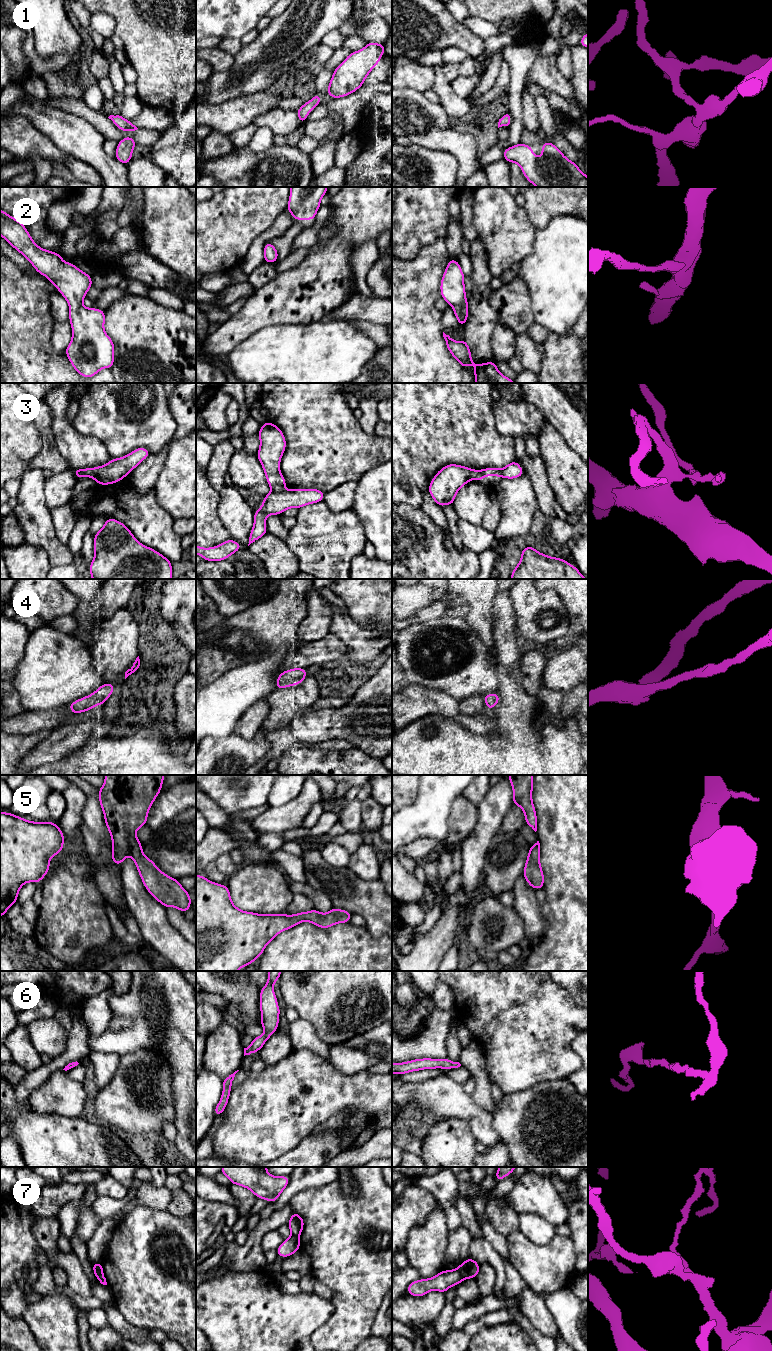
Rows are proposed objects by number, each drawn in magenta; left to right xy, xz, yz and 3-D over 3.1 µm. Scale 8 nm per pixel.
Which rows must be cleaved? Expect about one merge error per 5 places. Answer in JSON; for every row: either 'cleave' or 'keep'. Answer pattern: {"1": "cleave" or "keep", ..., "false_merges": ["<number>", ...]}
{"1": "keep", "2": "keep", "3": "cleave", "4": "keep", "5": "keep", "6": "keep", "7": "cleave", "false_merges": ["3", "7"]}

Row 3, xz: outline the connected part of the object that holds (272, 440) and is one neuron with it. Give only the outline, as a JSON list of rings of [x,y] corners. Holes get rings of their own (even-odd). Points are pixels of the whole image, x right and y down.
[[[268,421],[262,424],[258,432],[260,447],[257,458],[266,475],[266,480],[272,491],[285,490],[286,480],[280,472],[280,460],[286,450],[286,439],[276,425]]]

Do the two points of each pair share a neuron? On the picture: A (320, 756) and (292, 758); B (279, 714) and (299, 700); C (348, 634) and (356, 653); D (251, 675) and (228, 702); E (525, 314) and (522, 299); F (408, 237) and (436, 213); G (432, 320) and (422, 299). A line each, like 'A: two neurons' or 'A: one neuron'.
A: one neuron
B: one neuron
C: one neuron
D: one neuron
E: one neuron
F: one neuron
G: one neuron

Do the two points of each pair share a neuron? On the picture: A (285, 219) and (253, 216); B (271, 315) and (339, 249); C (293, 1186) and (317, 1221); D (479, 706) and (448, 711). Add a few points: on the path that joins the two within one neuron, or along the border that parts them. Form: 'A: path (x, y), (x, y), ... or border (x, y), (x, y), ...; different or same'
A: border (285, 209), (270, 227), (259, 234); different
B: path (287, 297), (300, 283), (305, 283), (321, 267); same
C: border (320, 1186), (300, 1190), (288, 1202); different
D: border (459, 702), (459, 711), (461, 713); different

